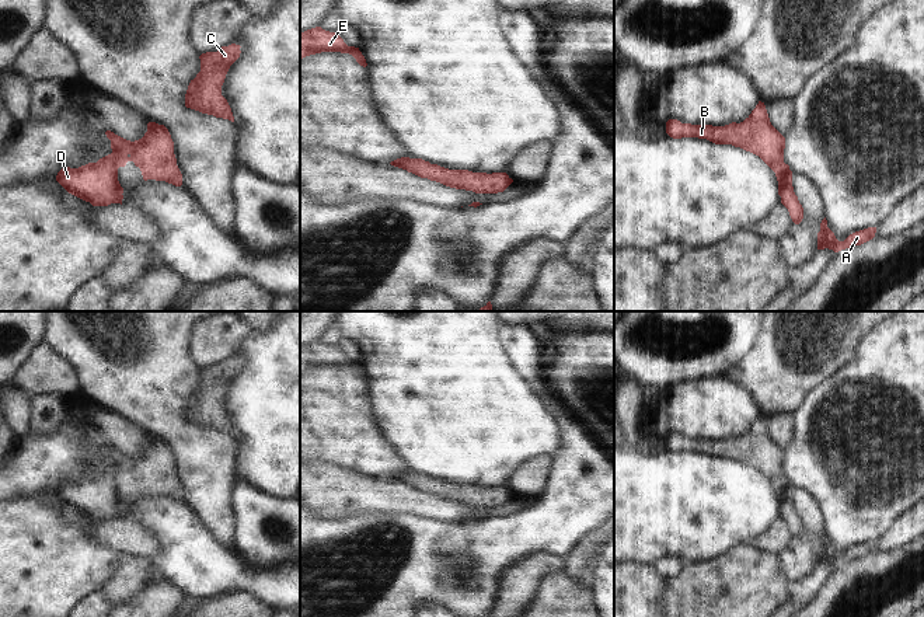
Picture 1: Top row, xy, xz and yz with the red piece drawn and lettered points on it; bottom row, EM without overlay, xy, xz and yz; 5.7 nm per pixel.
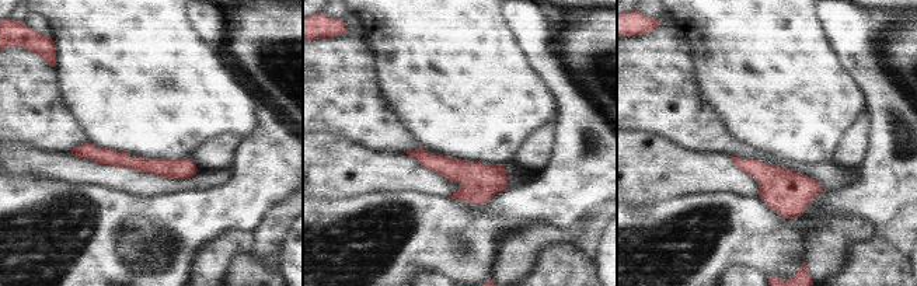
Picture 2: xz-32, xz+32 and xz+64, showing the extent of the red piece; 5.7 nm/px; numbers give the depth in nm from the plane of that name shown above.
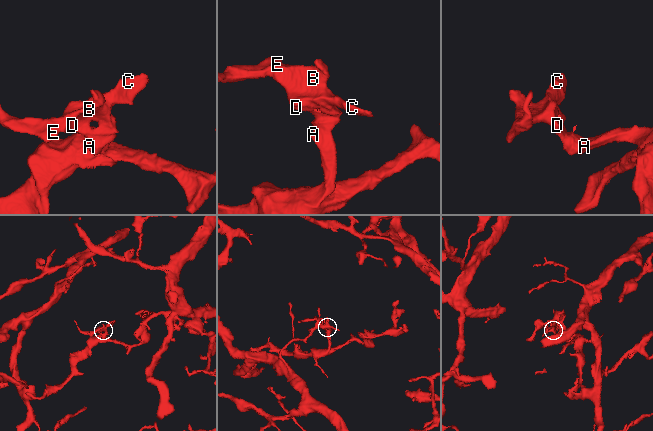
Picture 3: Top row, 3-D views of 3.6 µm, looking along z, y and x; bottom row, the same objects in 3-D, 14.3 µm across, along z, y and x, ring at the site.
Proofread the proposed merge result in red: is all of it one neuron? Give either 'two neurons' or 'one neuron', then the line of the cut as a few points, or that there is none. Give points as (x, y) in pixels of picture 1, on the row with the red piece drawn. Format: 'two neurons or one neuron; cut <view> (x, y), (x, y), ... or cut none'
one neuron; cut none

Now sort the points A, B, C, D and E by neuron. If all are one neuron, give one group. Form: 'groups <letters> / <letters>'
groups A B C D E

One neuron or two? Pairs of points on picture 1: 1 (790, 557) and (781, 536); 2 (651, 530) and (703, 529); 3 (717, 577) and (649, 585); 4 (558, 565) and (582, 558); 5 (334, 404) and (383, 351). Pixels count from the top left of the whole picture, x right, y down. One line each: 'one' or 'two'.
1: two
2: one
3: two
4: two
5: two

